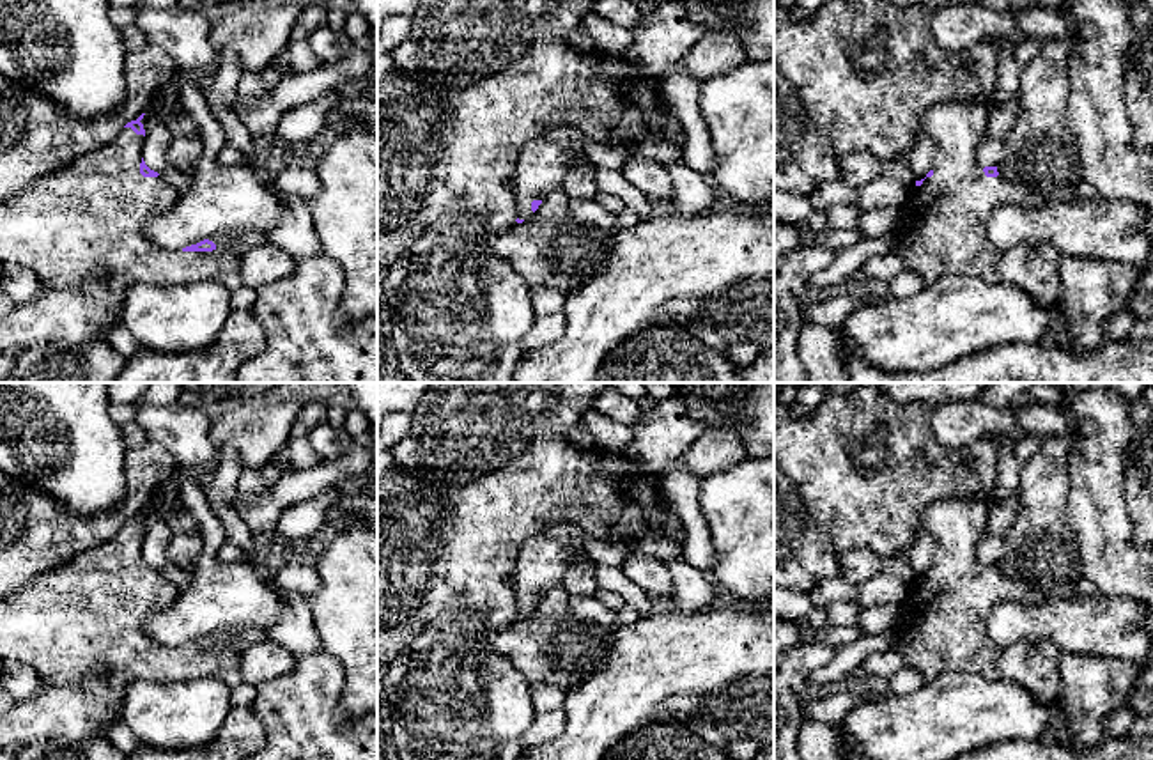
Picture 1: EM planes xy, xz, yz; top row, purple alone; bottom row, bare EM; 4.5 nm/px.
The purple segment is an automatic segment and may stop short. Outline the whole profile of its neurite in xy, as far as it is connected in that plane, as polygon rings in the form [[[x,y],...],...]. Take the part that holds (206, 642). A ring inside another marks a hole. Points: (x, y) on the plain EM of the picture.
[[[143,512],[128,519],[108,542],[39,574],[0,601],[0,659],[28,664],[50,686],[76,687],[103,675],[120,696],[135,679],[184,682],[213,677],[230,689],[243,682],[241,654],[218,648],[213,638],[163,647],[143,632],[143,622],[168,608],[179,593],[179,588],[166,583],[143,558]]]

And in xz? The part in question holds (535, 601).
[[[544,533],[528,539],[515,560],[514,586],[517,620],[531,617],[542,597],[563,586],[572,562],[586,558],[584,547],[572,539],[549,539]]]

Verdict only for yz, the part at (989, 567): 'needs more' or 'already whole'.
needs more

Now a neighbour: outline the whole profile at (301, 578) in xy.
[[[282,563],[275,570],[273,579],[280,590],[289,593],[299,593],[303,597],[310,597],[321,588],[321,578],[315,570],[315,563]]]

